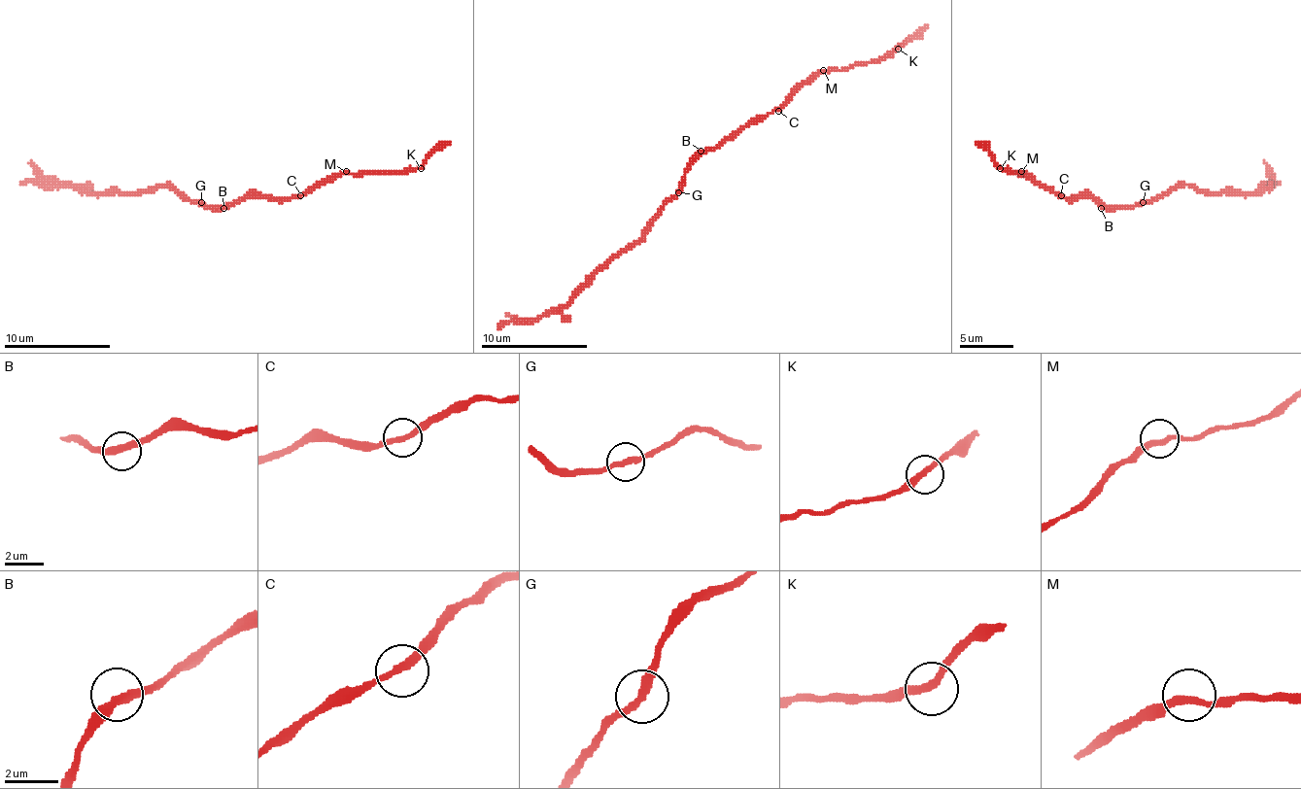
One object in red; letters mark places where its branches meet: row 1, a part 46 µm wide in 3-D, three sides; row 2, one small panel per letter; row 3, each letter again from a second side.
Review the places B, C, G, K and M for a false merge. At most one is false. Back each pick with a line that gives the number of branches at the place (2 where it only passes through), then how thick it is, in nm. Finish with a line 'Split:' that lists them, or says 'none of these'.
G: 2 branches meet; 280 nm thick
Split: G

